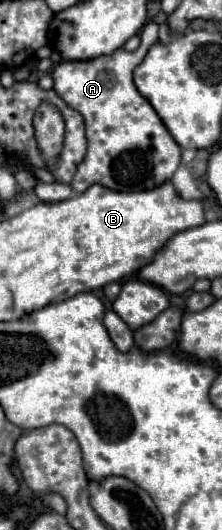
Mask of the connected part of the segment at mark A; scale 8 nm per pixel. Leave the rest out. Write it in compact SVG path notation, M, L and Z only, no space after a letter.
M158 23L144 25L136 51L116 49L112 55L90 61L62 61L52 71L56 93L72 109L80 111L86 121L88 151L70 183L78 193L84 193L94 183L120 191L118 181L142 181L142 189L154 189L170 181L180 167L180 145L172 139L154 107L138 93L132 81L134 67L144 59L148 47L158 41L158 29Z

